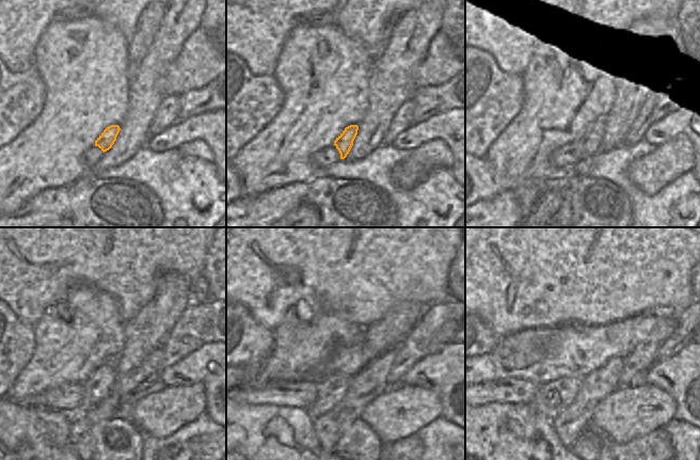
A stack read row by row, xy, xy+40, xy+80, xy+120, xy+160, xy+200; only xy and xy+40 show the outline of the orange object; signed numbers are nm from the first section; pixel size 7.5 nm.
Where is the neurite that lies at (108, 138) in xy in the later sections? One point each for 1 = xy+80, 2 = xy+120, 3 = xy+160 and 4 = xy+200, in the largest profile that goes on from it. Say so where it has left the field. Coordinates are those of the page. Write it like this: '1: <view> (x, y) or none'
1: xy+80 (588, 142)
2: xy+120 (99, 384)
3: xy+160 (331, 390)
4: xy+200 (551, 399)

